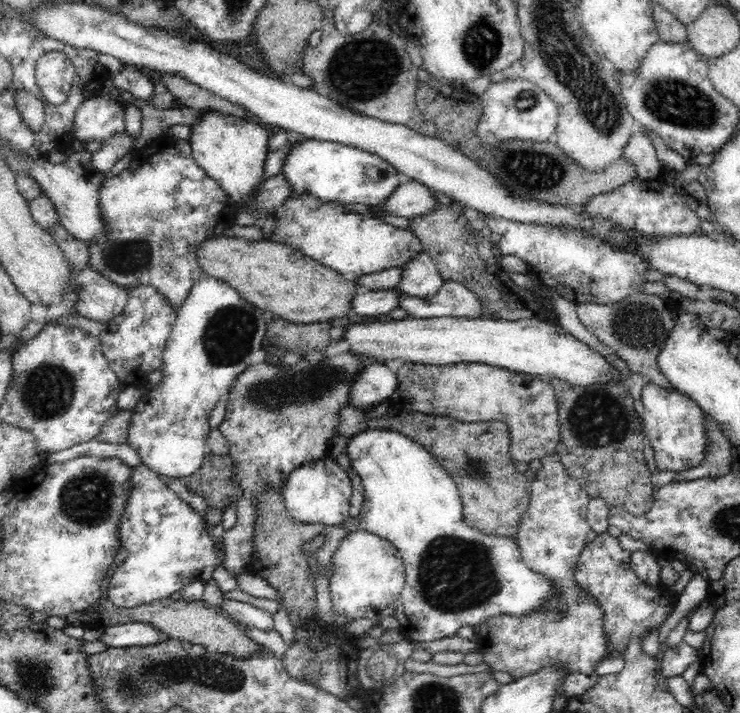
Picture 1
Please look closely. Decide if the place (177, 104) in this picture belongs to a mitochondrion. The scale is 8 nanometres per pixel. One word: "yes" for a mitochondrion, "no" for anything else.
no

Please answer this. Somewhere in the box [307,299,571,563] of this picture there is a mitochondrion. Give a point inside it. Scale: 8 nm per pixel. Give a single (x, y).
(475, 467)

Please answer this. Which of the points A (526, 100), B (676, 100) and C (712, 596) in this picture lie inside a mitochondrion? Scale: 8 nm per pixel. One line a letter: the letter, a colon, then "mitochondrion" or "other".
A: mitochondrion
B: mitochondrion
C: other

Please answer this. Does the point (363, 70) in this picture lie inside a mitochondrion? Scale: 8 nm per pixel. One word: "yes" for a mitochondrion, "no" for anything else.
yes

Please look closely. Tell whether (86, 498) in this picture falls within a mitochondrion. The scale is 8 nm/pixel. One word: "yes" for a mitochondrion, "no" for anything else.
yes

